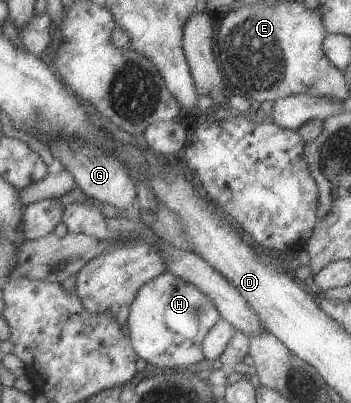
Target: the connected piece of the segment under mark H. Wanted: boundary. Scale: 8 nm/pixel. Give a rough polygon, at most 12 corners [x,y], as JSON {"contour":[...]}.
{"contour":[[172,270],[145,283],[127,323],[140,358],[191,369],[223,319]]}

